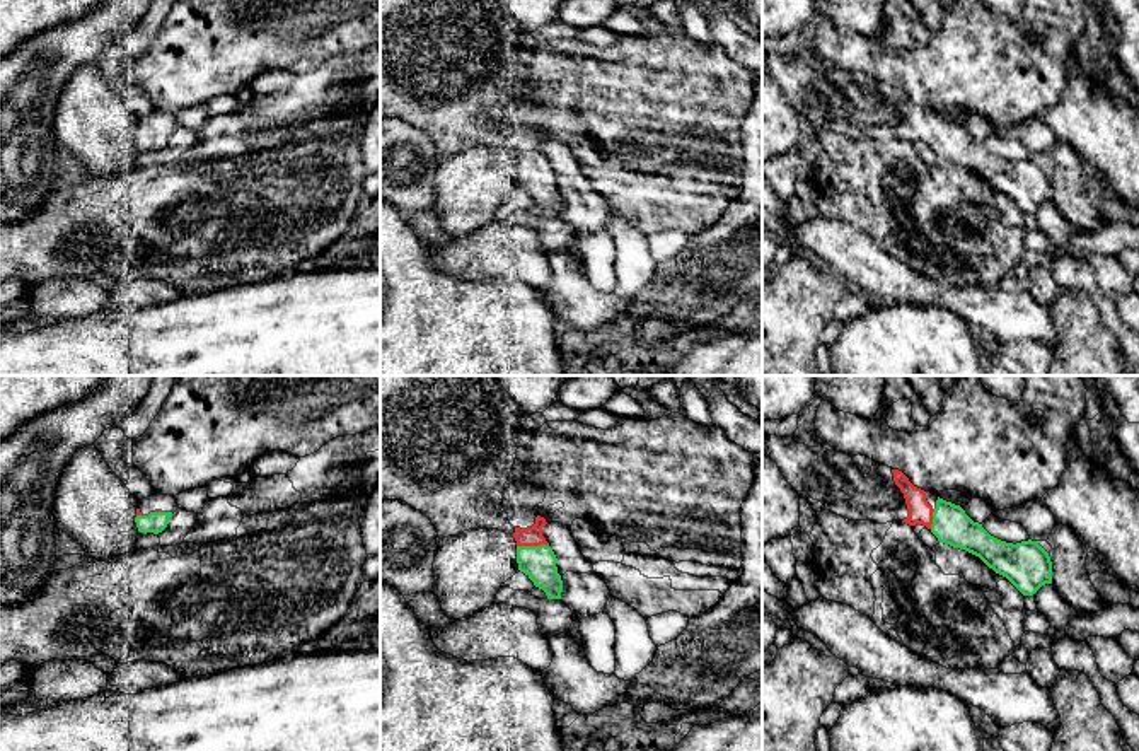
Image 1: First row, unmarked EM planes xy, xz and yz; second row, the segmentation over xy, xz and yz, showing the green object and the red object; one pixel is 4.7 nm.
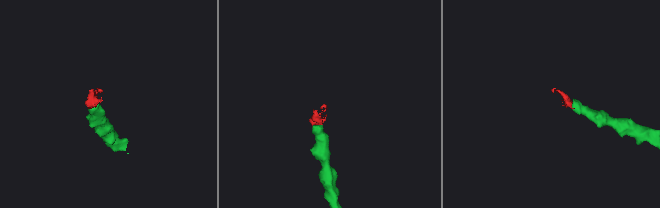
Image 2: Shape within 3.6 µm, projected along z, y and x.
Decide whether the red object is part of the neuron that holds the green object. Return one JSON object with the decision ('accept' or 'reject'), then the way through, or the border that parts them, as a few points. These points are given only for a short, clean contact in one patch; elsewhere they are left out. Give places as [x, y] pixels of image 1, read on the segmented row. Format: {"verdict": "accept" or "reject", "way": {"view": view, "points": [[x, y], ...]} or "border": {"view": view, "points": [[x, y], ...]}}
{"verdict": "accept"}

